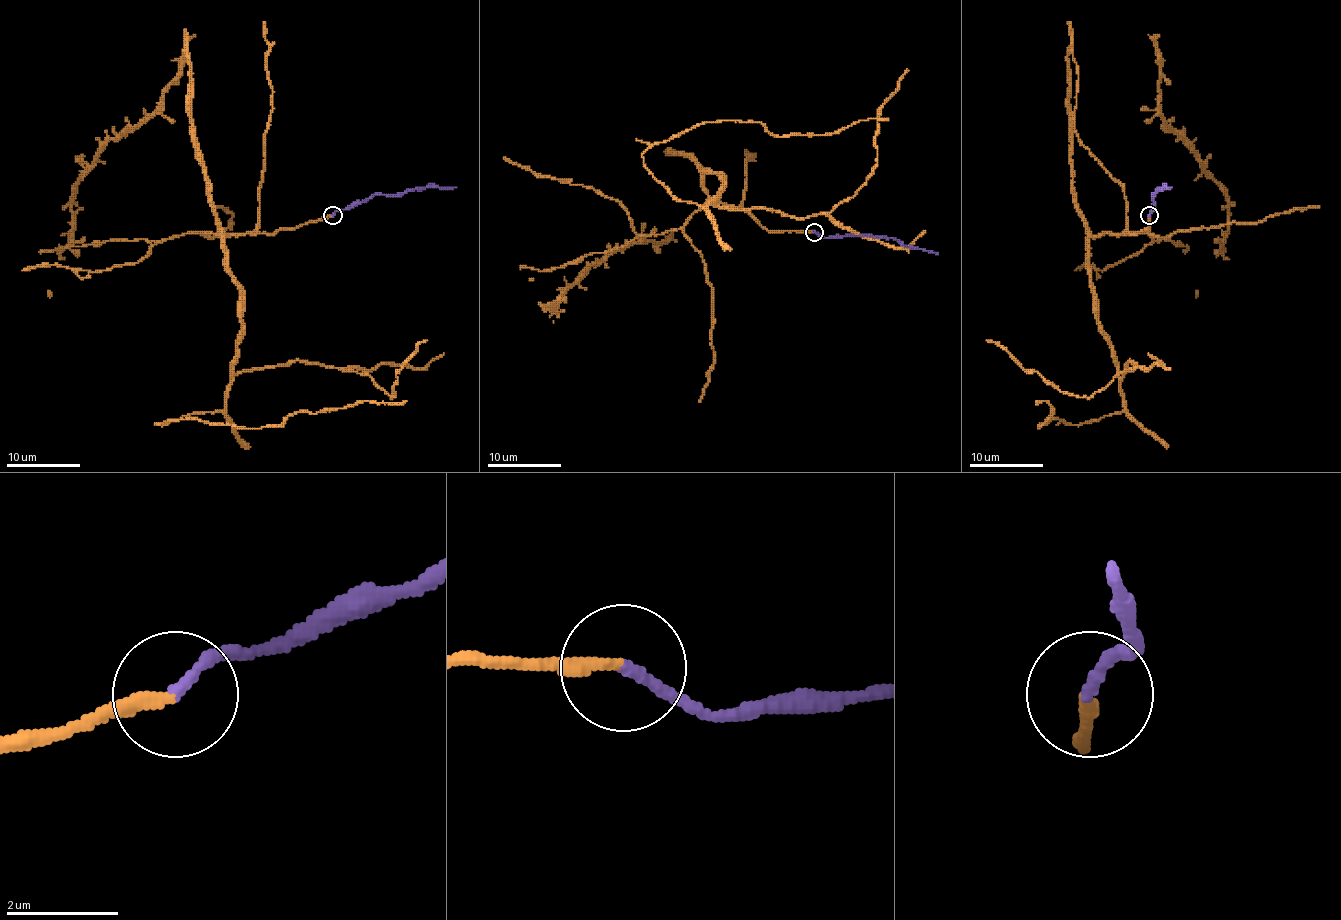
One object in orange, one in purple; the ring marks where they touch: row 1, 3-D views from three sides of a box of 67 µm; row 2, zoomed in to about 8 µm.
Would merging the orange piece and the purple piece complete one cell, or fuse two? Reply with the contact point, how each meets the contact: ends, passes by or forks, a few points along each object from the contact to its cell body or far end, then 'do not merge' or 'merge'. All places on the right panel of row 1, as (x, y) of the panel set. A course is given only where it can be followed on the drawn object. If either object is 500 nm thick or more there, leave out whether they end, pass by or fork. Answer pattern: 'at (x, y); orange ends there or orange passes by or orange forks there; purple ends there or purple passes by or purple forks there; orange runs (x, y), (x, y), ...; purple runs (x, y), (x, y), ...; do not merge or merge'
at (1149, 215); orange ends there; purple ends there; orange runs (1150, 215), (1148, 228), (1091, 237), (1096, 323), (1111, 349), (1124, 408), (1037, 426), (1054, 412), (1037, 401); purple runs (1150, 215), (1155, 209), (1153, 194), (1157, 189), (1172, 187); merge

